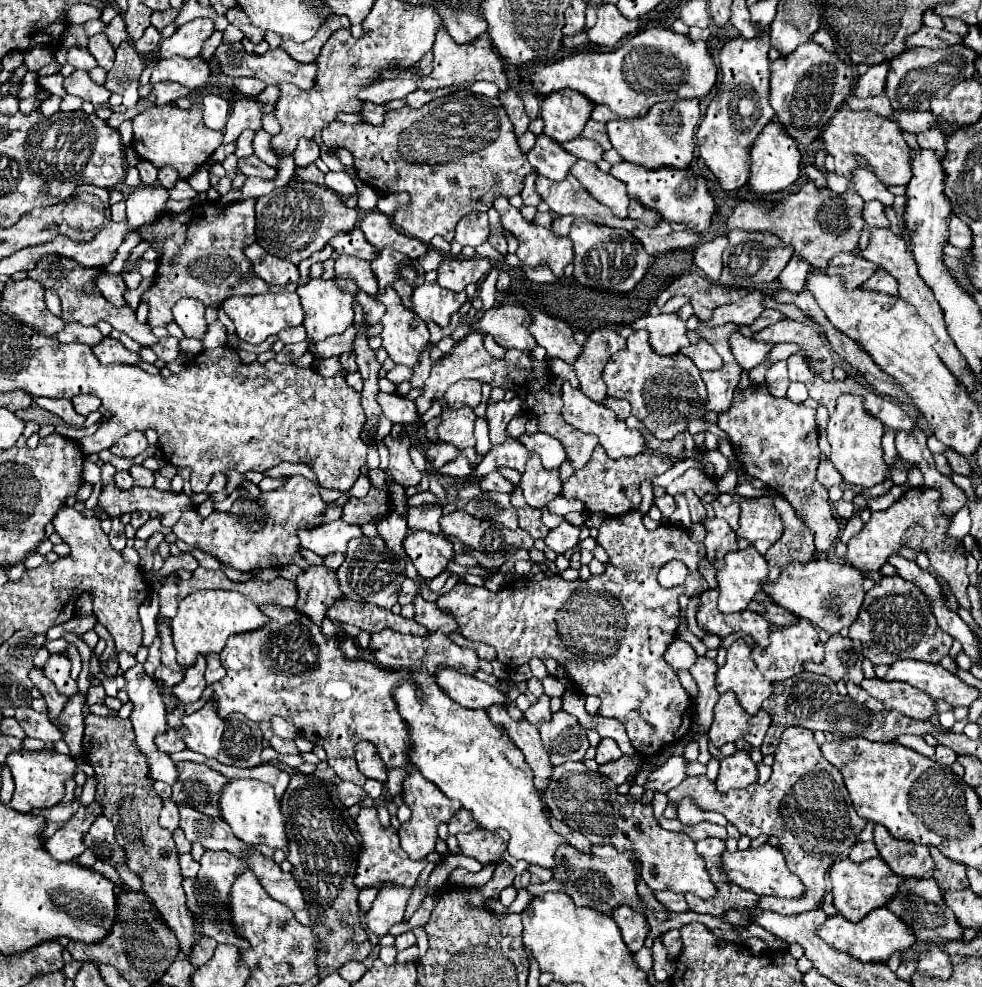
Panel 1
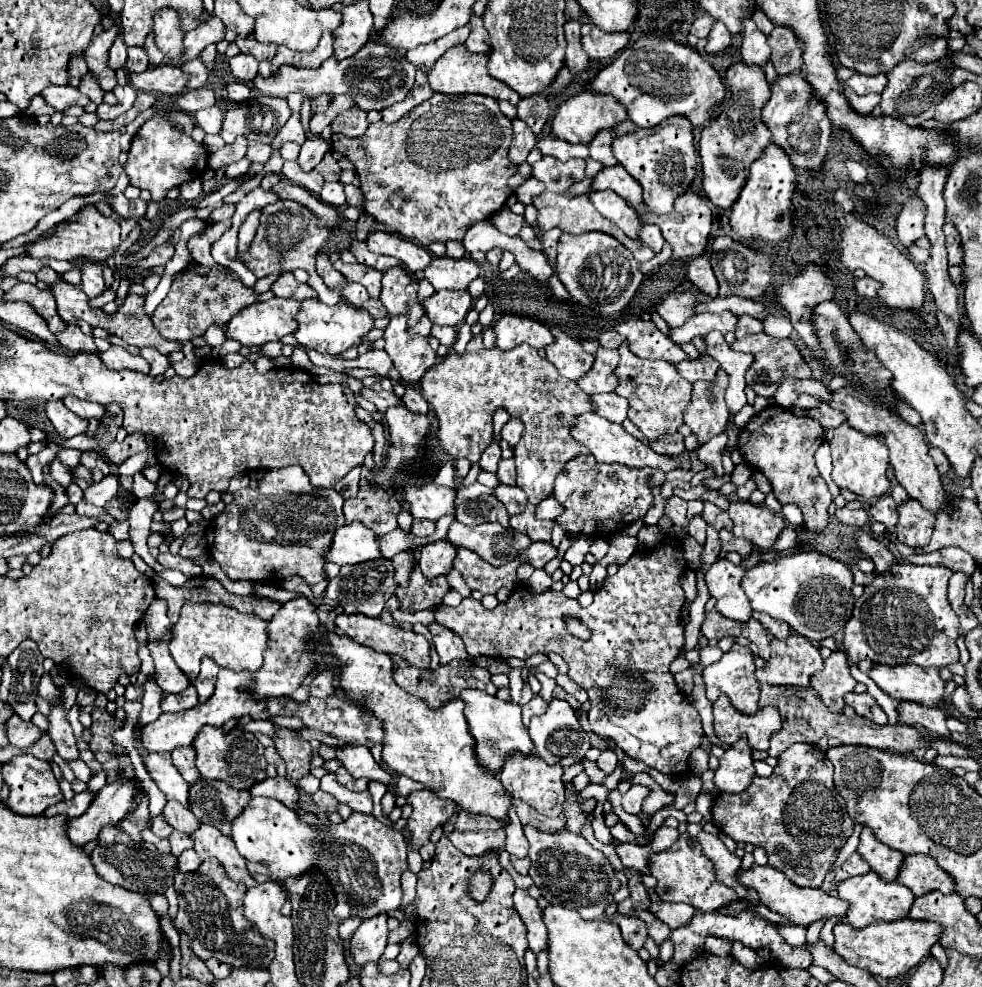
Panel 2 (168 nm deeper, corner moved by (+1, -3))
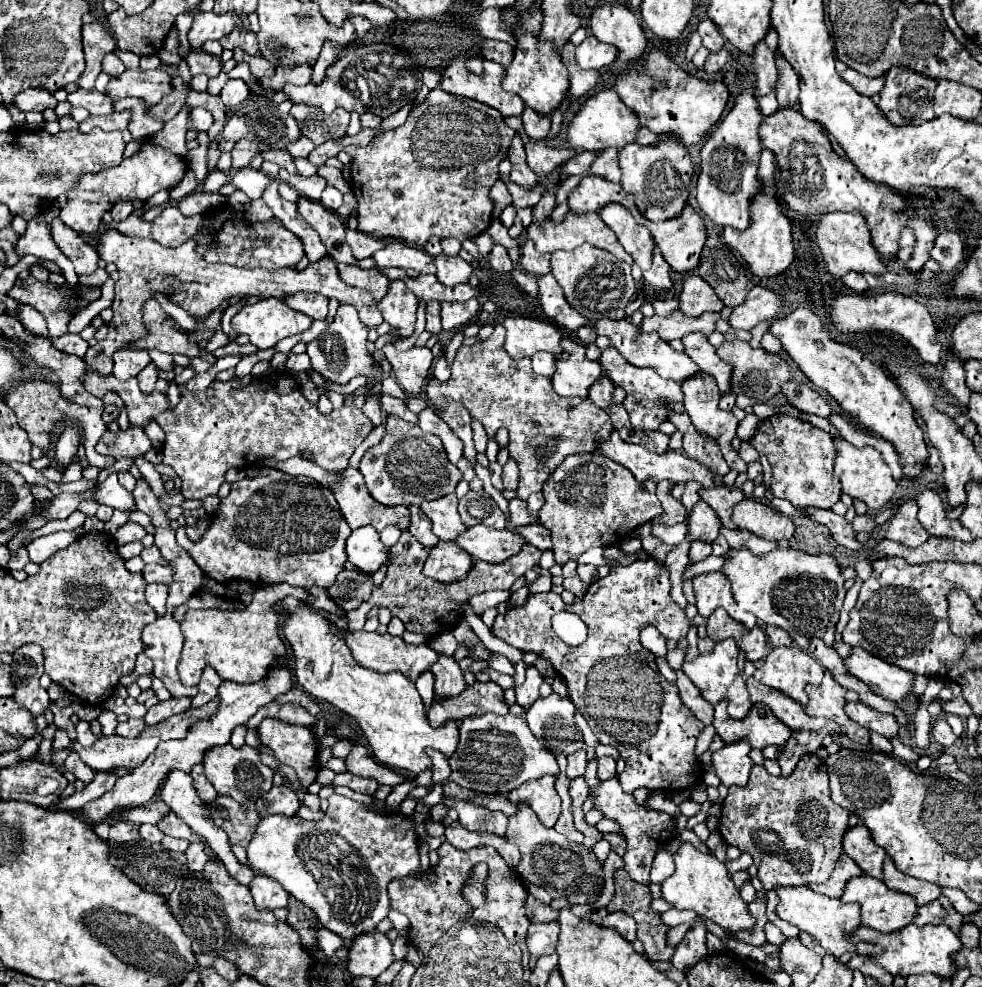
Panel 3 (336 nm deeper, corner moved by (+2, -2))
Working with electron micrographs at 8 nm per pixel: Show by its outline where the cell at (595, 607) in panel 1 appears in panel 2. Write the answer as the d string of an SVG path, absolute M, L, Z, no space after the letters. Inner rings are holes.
M669 536L652 550L636 552L626 564L618 568L618 574L608 576L604 584L594 592L594 602L588 608L580 608L578 600L566 598L562 592L548 590L542 594L530 592L526 586L516 588L504 604L498 604L494 610L486 610L478 600L464 598L458 608L438 606L436 608L436 622L456 632L470 656L516 656L516 658L530 658L538 652L556 652L568 664L568 676L586 690L592 708L588 710L588 722L592 730L602 736L610 738L620 746L626 756L634 758L636 762L644 762L646 766L668 774L668 776L682 776L688 772L688 756L694 748L702 744L702 724L698 710L686 700L686 696L674 684L672 674L668 672L668 664L680 654L684 648L684 626L682 626L682 604L684 604L684 590L680 588L680 576L686 570L684 550L680 548L680 541ZM576 616L580 618L592 632L588 642L582 642L566 632L564 618ZM628 734L636 736L640 742L628 742Z

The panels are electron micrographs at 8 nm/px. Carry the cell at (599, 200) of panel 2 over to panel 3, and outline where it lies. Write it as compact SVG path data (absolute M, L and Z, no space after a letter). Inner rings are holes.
M607 205L607 209L599 211L599 217L615 231L619 243L625 247L625 251L635 259L635 263L641 267L641 271L651 267L653 247L649 229L643 229L635 223L631 213L623 209L623 205Z

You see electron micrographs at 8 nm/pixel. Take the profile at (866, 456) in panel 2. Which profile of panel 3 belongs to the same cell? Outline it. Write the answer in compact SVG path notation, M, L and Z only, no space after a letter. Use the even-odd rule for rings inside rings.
M835 437L835 451L837 451L837 457L835 457L835 477L839 477L841 481L841 487L843 487L843 493L855 497L855 499L861 499L865 501L865 505L873 511L881 509L883 505L887 505L895 493L895 479L891 477L891 469L889 465L883 461L881 453L875 451L873 447L855 447L851 445L849 441L841 439L841 437Z

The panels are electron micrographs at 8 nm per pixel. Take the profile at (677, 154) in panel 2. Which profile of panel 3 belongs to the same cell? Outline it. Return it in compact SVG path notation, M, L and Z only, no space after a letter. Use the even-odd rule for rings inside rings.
M661 137L659 143L641 147L637 143L625 145L619 151L621 187L635 195L635 203L649 221L665 221L677 217L689 197L689 185L693 177L693 163L687 147L675 137Z

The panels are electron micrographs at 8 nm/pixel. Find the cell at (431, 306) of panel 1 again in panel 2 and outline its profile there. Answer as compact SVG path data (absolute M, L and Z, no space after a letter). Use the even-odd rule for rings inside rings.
M440 290L424 302L424 310L432 324L438 326L458 326L464 322L472 308L472 296L466 290Z

